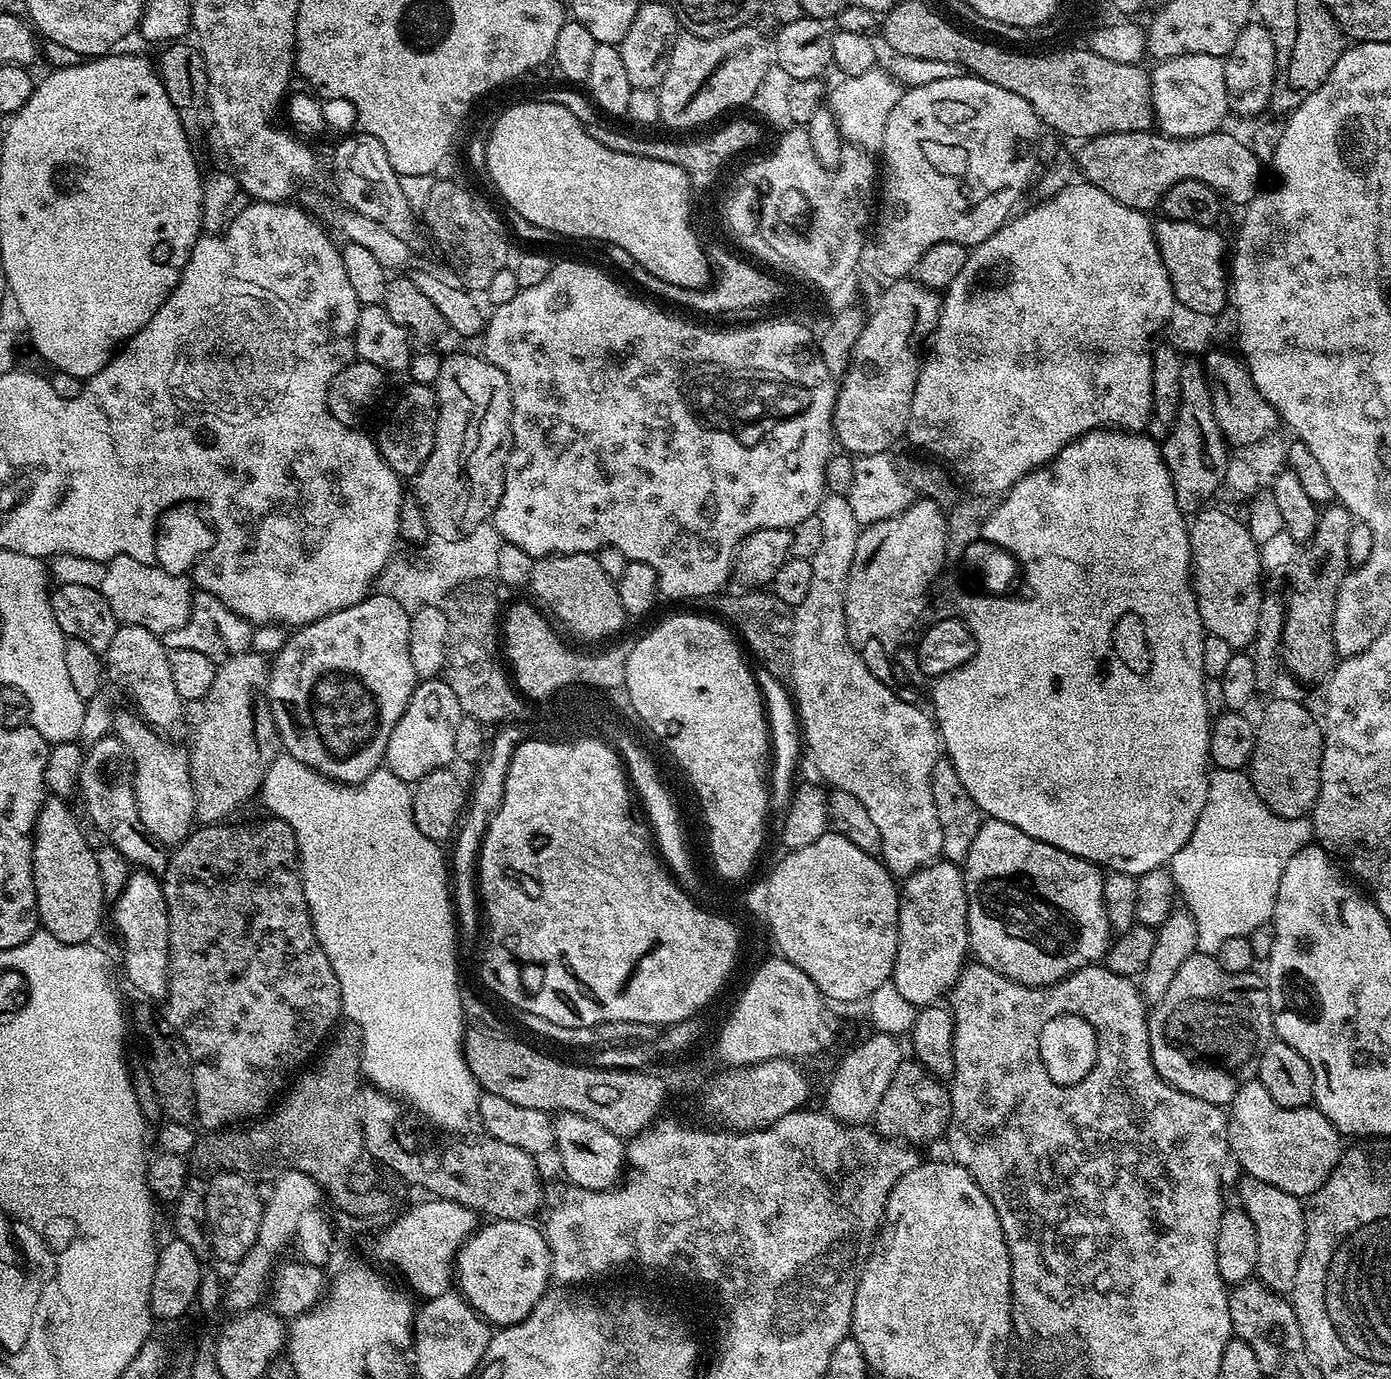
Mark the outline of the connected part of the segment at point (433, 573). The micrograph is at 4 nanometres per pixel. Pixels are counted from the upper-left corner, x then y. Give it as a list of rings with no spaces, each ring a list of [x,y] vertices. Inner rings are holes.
[[[488,520],[480,523],[470,535],[461,540],[433,536],[428,544],[433,549],[430,561],[413,562],[408,556],[393,555],[377,577],[377,591],[381,596],[393,597],[408,615],[417,612],[422,606],[439,607],[456,588],[466,583],[489,579],[496,572],[501,543],[495,525]]]

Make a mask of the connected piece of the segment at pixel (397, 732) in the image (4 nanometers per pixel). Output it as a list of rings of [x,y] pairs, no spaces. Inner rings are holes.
[[[420,680],[402,718],[398,718],[398,726],[394,726],[390,734],[390,742],[384,751],[386,767],[398,778],[409,782],[420,780],[439,768],[449,767],[456,760],[454,734],[461,715],[460,703],[454,698],[454,690],[450,690],[447,680]]]

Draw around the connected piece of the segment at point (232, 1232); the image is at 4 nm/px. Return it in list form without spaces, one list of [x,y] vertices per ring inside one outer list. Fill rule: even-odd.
[[[223,1170],[217,1173],[208,1188],[203,1189],[208,1234],[212,1242],[211,1255],[217,1256],[224,1264],[235,1266],[258,1238],[258,1226],[262,1226],[265,1203],[255,1194],[255,1183],[249,1177]]]

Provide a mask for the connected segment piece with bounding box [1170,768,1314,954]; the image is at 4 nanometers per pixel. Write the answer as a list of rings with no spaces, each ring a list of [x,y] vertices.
[[[1216,768],[1209,775],[1206,806],[1194,826],[1194,834],[1190,834],[1186,846],[1182,846],[1182,850],[1178,850],[1170,862],[1179,895],[1186,896],[1187,911],[1191,912],[1196,923],[1197,949],[1205,954],[1215,954],[1226,938],[1247,936],[1258,926],[1269,923],[1286,862],[1290,862],[1298,850],[1313,843],[1313,840],[1311,819],[1291,820],[1274,814],[1265,806],[1262,798],[1258,798],[1247,771]]]

